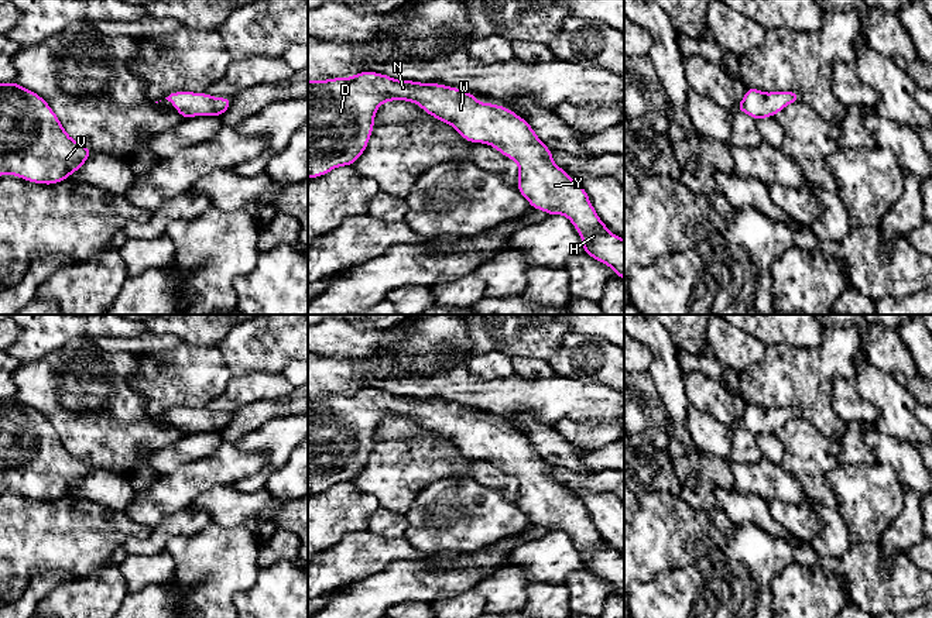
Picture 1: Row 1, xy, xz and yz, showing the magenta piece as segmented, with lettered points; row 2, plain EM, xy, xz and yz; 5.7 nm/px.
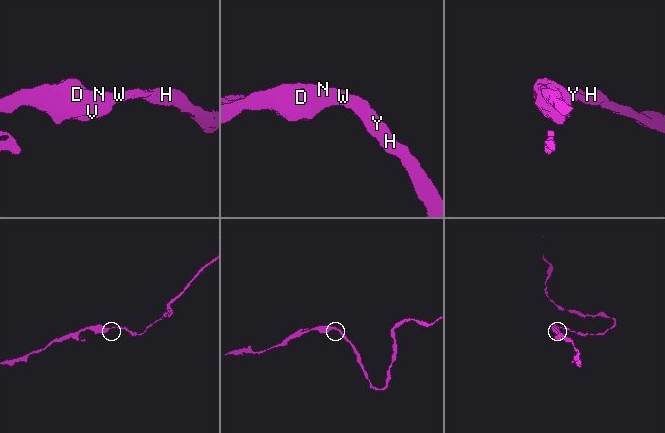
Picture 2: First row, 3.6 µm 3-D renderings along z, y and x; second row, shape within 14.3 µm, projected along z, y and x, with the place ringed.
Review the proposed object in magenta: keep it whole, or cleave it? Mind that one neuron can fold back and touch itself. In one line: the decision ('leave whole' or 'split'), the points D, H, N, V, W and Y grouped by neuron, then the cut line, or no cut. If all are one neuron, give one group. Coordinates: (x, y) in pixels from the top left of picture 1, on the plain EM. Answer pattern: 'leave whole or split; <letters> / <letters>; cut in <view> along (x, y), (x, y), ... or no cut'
leave whole; D H N V W Y; no cut

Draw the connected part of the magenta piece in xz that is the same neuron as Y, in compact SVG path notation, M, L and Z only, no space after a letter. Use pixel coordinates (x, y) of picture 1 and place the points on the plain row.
M377 388L308 396L308 495L326 491L337 483L353 481L367 464L377 425L393 416L412 418L432 433L450 440L466 457L490 460L514 475L520 487L517 505L531 525L544 526L549 532L566 532L583 556L583 569L613 584L616 594L624 594L624 556L606 543L587 508L554 478L552 467L539 457L530 439L504 422L480 419L476 411L458 404L398 396Z

